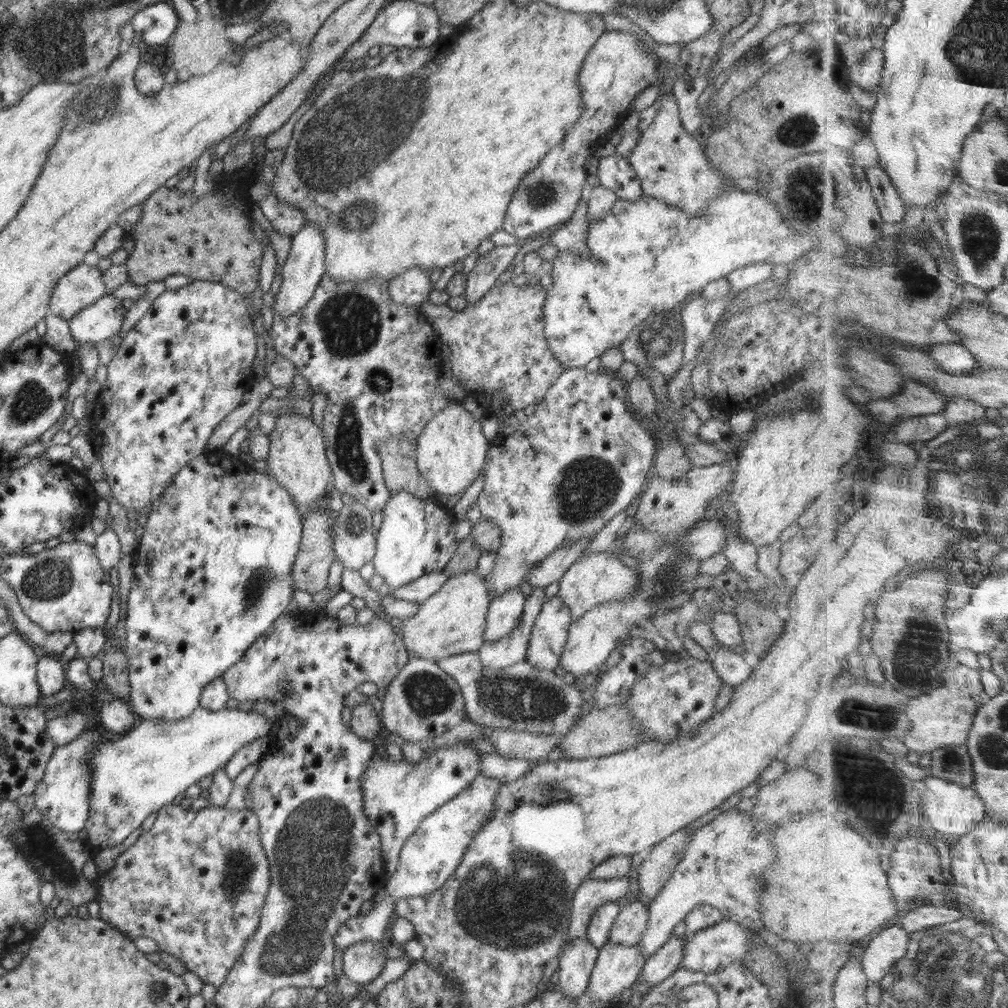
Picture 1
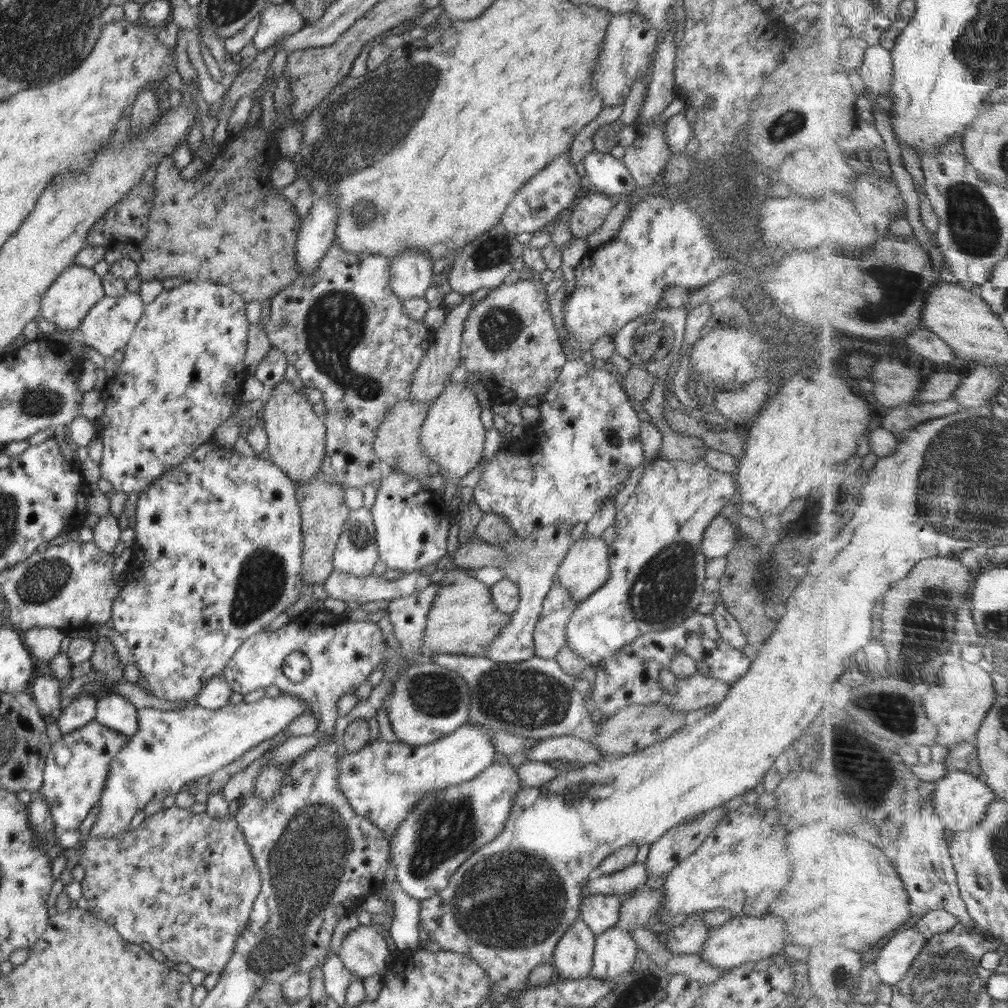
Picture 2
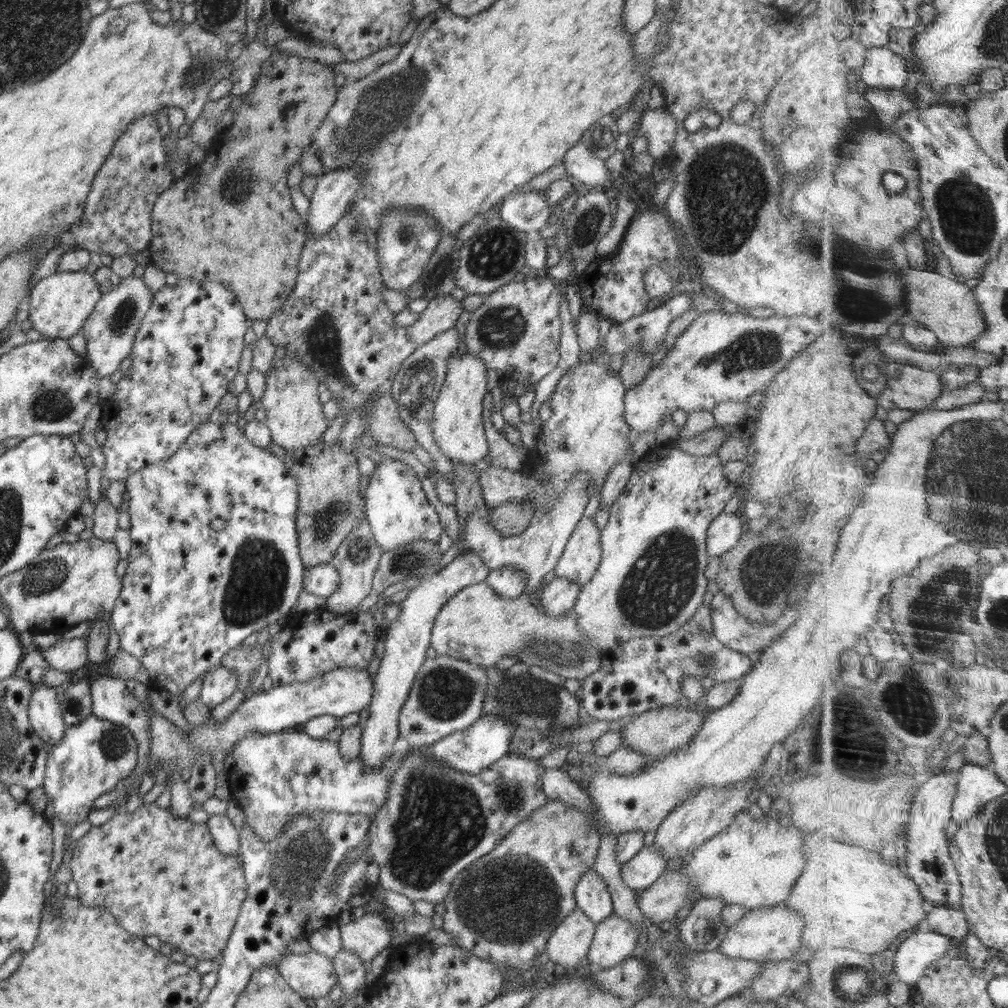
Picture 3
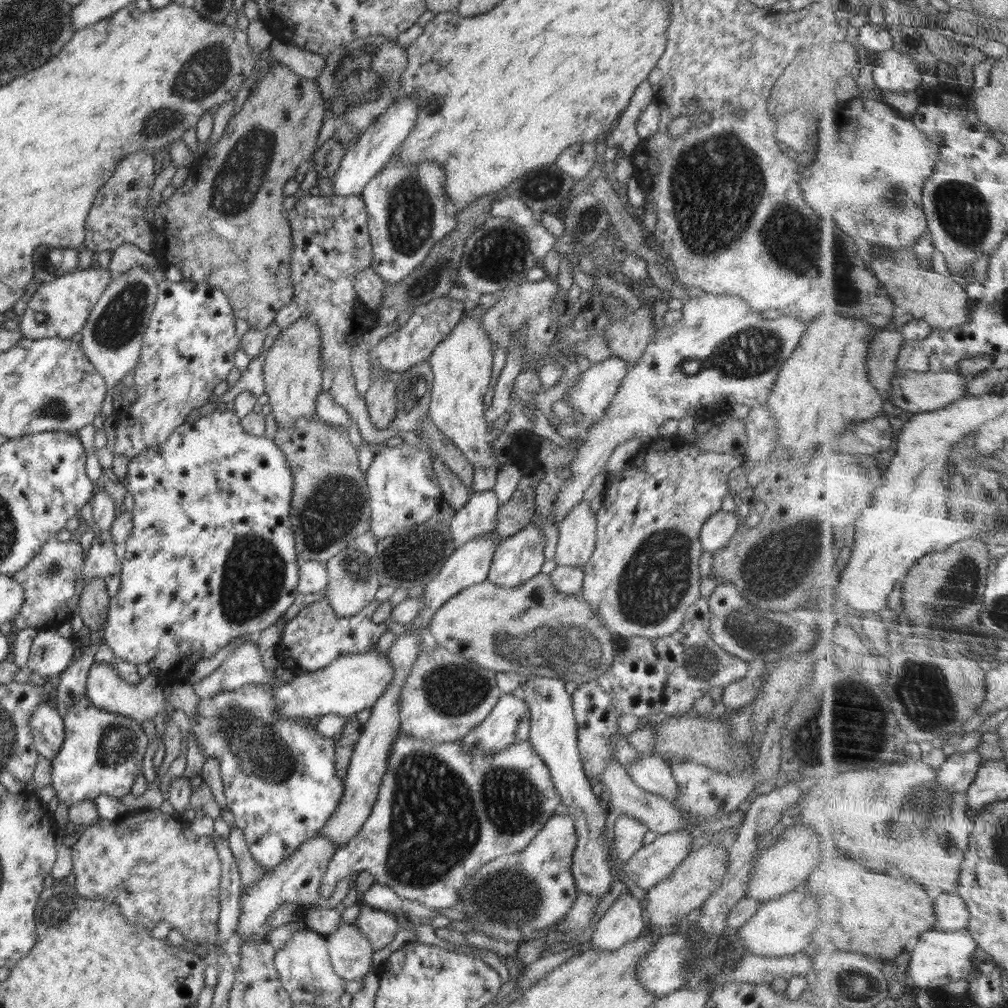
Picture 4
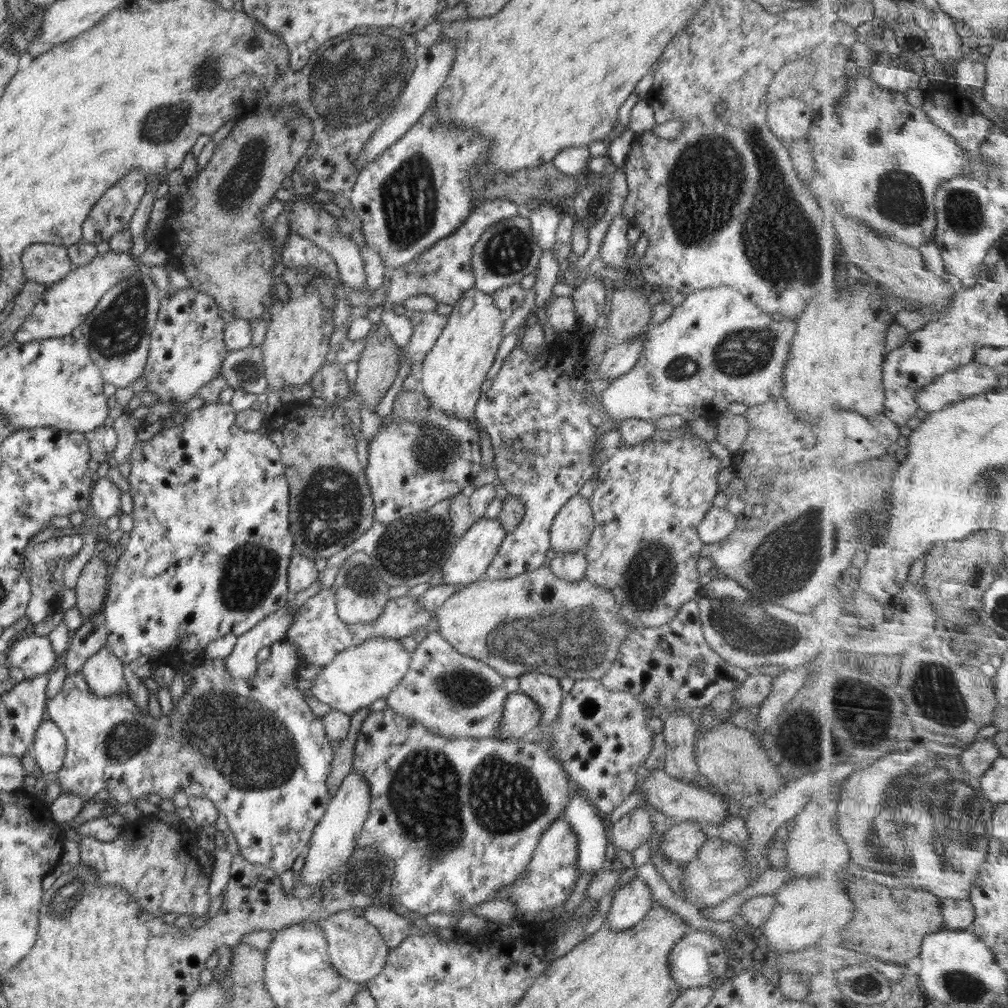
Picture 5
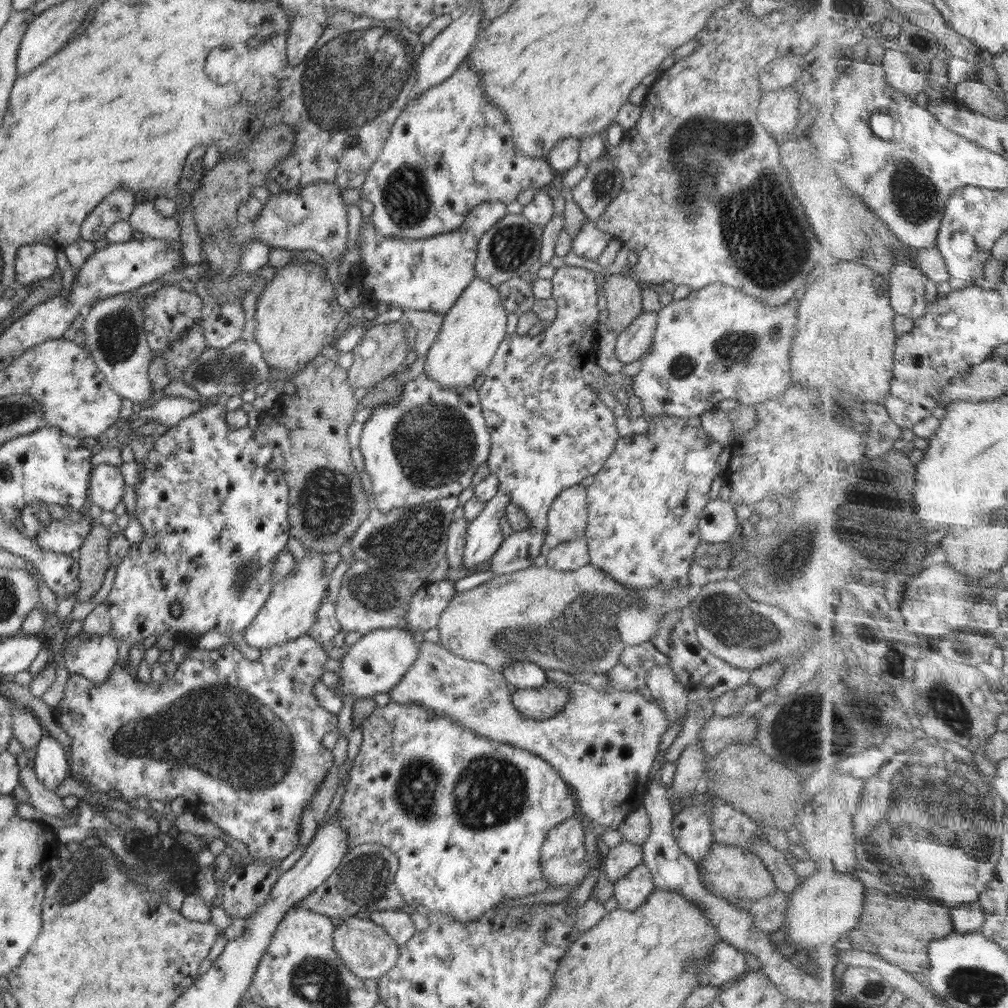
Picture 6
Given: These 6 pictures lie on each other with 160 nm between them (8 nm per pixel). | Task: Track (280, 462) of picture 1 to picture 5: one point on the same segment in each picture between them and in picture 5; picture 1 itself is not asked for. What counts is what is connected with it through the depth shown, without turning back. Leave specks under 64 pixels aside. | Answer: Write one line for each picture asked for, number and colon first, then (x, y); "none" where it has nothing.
2: (296, 435)
3: (295, 417)
4: (292, 372)
5: (296, 344)

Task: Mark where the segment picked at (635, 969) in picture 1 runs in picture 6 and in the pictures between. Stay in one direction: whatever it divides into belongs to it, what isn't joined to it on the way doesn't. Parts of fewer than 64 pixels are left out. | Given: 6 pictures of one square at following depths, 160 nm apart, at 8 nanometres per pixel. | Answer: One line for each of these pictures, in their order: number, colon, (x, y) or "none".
2: (615, 950)
3: (614, 939)
4: (622, 922)
5: (630, 903)
6: (631, 891)

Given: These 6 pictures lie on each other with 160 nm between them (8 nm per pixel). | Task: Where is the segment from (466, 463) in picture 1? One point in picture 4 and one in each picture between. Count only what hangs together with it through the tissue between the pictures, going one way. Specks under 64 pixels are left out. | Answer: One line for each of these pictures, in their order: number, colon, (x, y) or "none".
2: (452, 435)
3: (457, 426)
4: (461, 364)

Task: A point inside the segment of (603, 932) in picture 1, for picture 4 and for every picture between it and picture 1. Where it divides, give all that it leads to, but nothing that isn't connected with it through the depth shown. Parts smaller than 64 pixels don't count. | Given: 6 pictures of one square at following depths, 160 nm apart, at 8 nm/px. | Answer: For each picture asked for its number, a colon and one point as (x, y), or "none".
2: (600, 912)
3: (592, 896)
4: (553, 733)

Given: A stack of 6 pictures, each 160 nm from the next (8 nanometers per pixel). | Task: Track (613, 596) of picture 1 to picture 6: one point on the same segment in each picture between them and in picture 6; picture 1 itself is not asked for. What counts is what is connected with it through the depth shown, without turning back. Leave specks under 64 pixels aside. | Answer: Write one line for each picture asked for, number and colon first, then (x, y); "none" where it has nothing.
2: (585, 568)
3: (581, 557)
4: (577, 533)
5: (572, 527)
6: (567, 517)

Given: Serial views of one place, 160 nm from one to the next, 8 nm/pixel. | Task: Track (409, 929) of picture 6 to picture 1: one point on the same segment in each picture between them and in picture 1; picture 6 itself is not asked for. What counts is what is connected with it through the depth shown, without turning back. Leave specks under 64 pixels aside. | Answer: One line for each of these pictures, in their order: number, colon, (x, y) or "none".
1: (362, 962)
2: (363, 951)
3: (368, 936)
4: (380, 928)
5: (394, 928)

